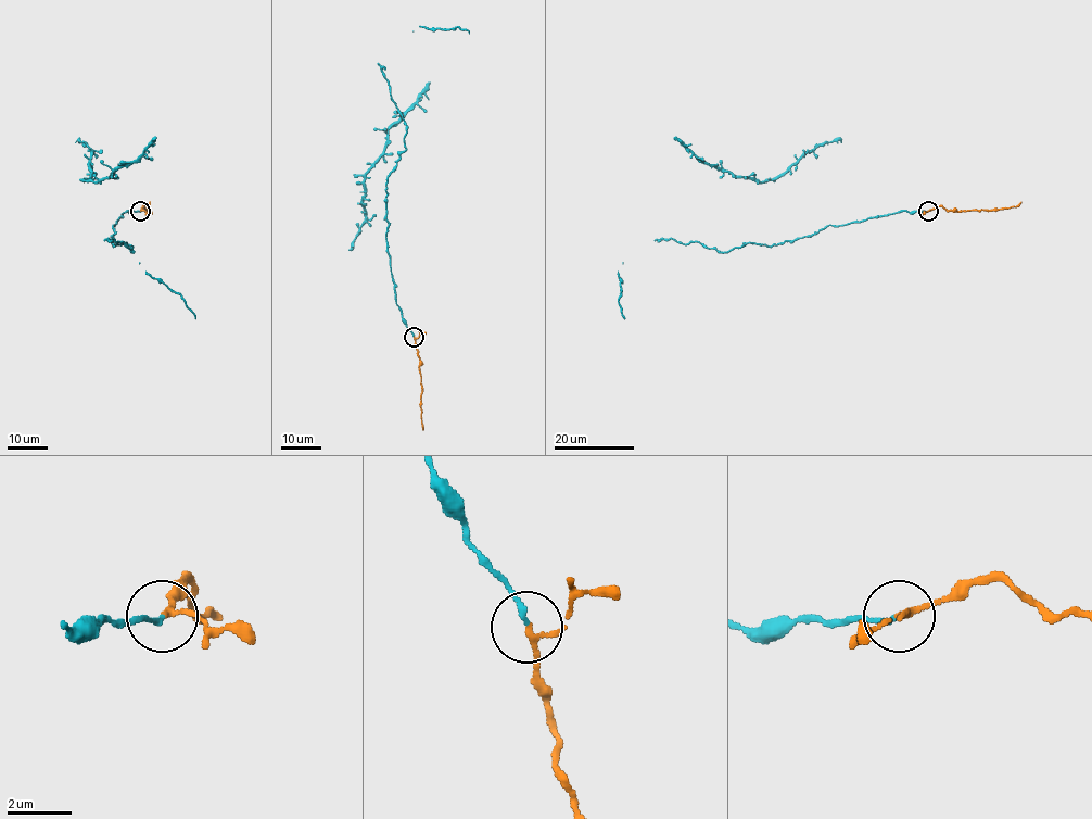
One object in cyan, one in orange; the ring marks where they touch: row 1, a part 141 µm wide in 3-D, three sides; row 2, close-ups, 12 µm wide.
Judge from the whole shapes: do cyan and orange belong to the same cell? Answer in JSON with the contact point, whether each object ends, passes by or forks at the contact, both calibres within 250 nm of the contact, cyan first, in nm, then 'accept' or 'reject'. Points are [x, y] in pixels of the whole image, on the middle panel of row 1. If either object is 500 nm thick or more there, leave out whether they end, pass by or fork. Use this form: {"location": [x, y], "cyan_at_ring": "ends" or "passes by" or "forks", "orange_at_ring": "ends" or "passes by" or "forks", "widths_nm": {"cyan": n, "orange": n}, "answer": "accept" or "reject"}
{"location": [414, 337], "cyan_at_ring": "ends", "orange_at_ring": "passes by", "widths_nm": {"cyan": 170, "orange": 150}, "answer": "accept"}

